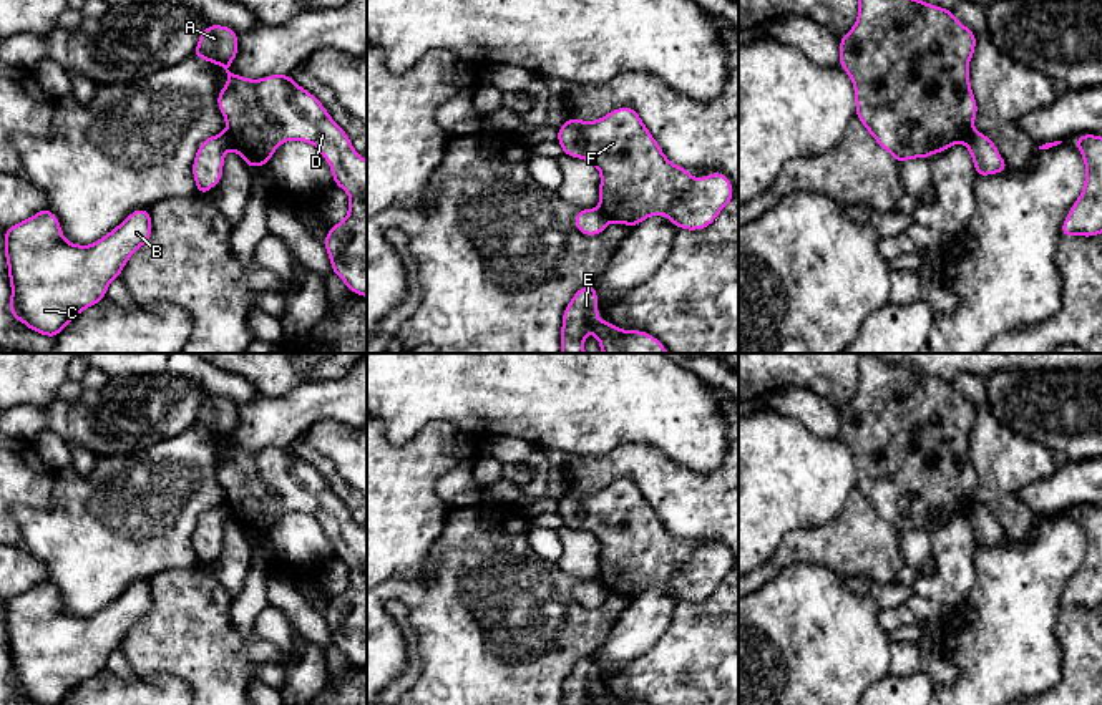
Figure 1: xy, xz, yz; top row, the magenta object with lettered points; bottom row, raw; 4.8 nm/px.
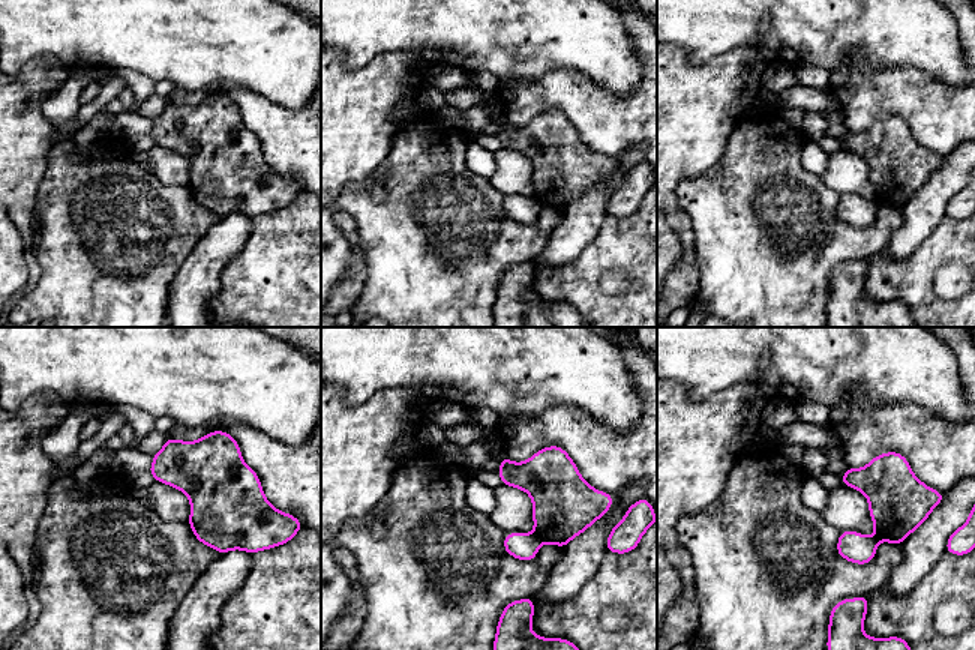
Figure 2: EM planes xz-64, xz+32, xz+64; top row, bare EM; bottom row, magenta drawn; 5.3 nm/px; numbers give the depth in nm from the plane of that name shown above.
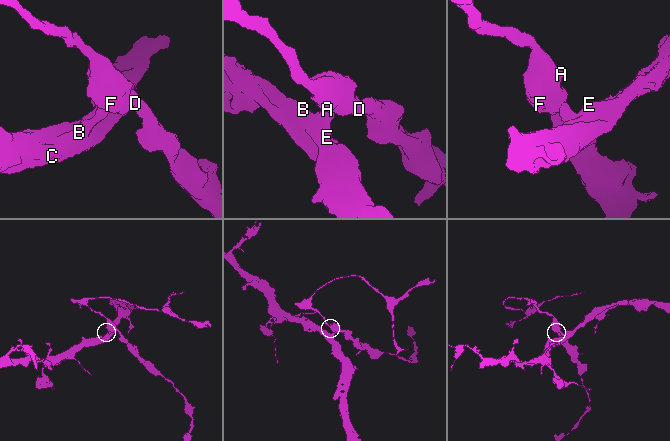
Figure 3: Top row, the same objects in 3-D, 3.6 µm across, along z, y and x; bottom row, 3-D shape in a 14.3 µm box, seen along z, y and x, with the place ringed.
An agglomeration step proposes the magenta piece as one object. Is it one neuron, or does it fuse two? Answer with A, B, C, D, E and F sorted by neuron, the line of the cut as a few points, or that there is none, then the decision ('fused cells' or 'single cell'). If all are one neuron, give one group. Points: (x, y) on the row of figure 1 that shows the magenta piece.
groups A D F / B C E; cut xy (226, 131), (233, 148); fused cells

